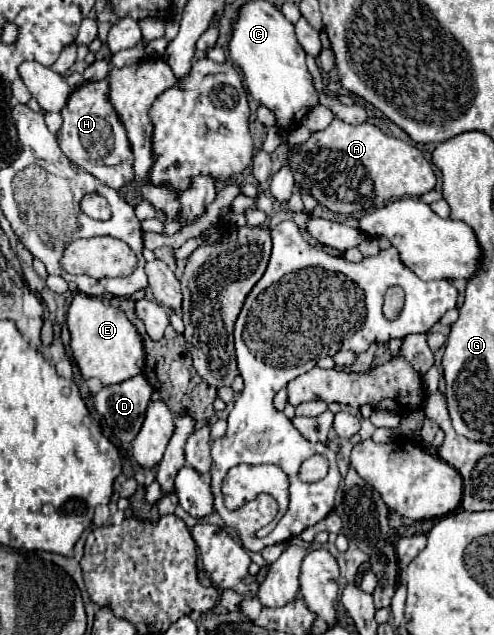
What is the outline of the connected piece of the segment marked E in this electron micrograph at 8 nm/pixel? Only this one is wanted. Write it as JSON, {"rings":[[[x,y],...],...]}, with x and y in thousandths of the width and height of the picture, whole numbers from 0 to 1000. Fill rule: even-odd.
{"rings":[[[156,463],[136,488],[136,513],[144,523],[144,551],[172,598],[200,595],[209,605],[241,605],[277,589],[289,589],[289,532],[245,485],[217,482],[204,469]]]}

